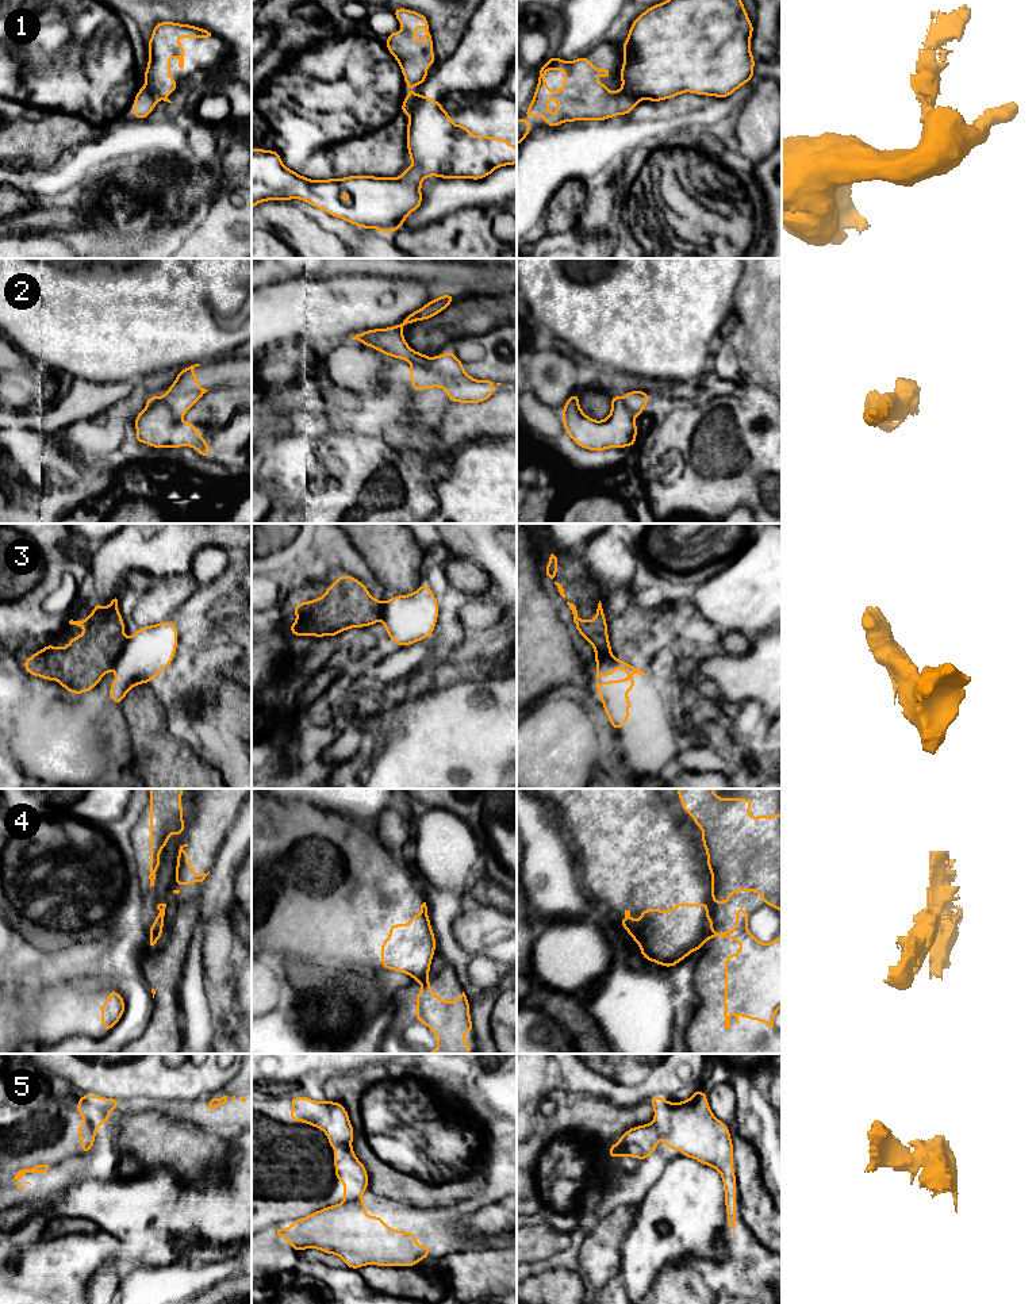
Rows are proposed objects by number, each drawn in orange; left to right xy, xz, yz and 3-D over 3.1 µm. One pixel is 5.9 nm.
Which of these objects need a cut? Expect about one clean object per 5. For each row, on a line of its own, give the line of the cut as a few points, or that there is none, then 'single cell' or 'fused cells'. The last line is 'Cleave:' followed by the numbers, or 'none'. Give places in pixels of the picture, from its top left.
1: cut in yz along (622, 88), (641, 99); fused cells
2: cut in xy along (148, 403), (164, 402), (179, 421); fused cells
3: cut in xy along (126, 640), (112, 664); fused cells
4: cut in yz along (708, 928), (706, 938); fused cells
5: cut in xy along (85, 1120), (95, 1134); fused cells
Cleave: 1, 2, 3, 4, 5

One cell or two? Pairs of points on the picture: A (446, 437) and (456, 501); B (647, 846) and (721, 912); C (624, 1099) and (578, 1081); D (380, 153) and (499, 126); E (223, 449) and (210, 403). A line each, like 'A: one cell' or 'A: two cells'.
A: two cells
B: two cells
C: one cell
D: two cells
E: one cell

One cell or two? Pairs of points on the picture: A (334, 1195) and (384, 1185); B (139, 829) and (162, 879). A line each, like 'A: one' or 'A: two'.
A: two
B: two

